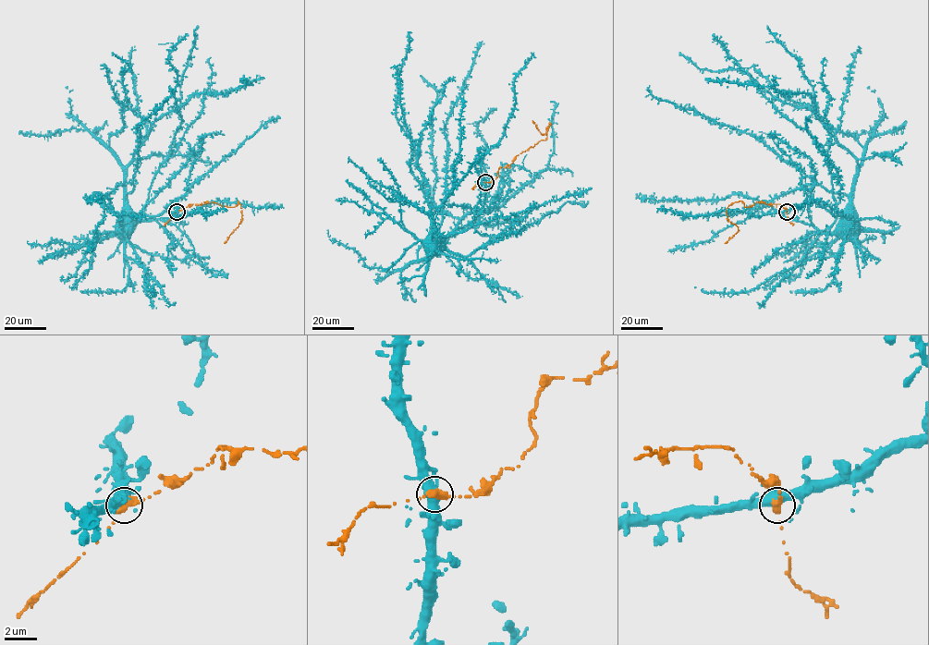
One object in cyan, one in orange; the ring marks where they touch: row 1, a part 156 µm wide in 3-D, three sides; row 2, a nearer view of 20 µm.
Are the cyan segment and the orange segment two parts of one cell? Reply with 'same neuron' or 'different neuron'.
different neuron

